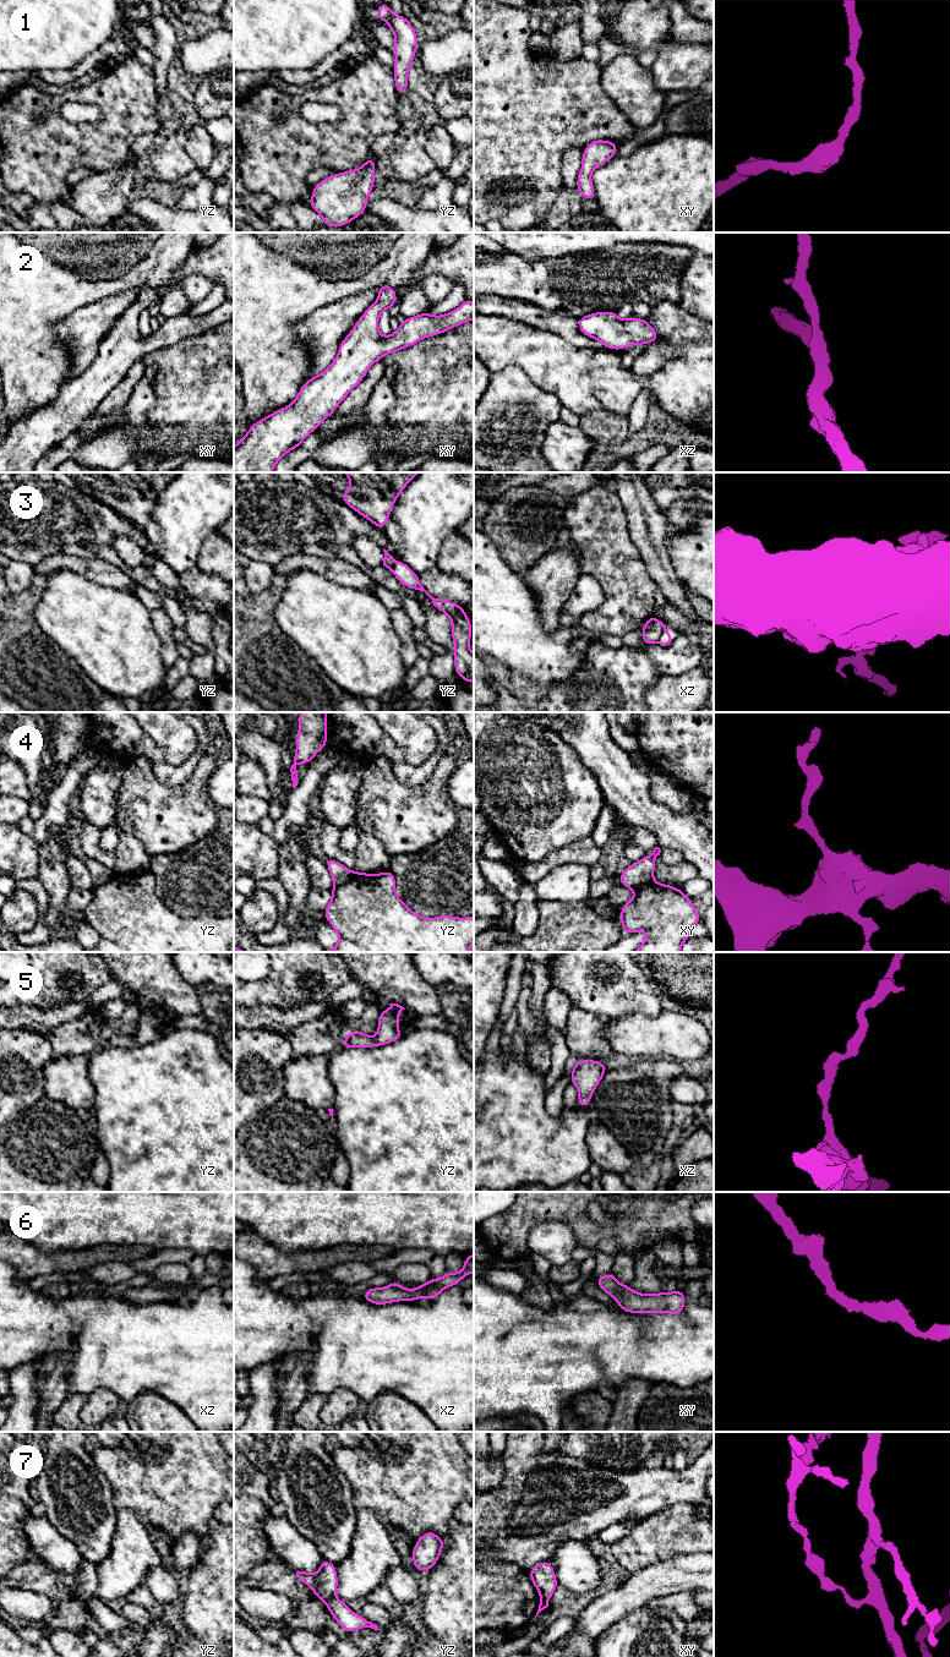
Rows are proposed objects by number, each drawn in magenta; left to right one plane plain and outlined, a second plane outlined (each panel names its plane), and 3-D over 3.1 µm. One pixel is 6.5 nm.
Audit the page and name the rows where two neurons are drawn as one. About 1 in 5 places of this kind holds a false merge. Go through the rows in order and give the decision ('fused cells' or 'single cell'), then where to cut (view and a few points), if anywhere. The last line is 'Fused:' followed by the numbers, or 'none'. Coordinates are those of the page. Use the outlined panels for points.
1: single cell; no cut
2: single cell; no cut
3: fused cells; cut in xz along (666, 628), (656, 641)
4: fused cells; cut in yz along (353, 873), (344, 882), (334, 887)
5: single cell; no cut
6: single cell; no cut
7: fused cells; cut in yz along (334, 1596), (326, 1603)
Fused: 3, 4, 7

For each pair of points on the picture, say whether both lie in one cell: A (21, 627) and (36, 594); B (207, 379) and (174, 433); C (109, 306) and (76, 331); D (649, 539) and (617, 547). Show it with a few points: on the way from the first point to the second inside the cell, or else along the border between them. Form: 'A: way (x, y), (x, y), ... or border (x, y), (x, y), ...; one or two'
A: way (21, 618), (21, 608), (27, 602); one
B: border (151, 425), (180, 426), (184, 431); two
C: way (100, 315), (85, 329); one
D: border (626, 514), (629, 537), (647, 568); two

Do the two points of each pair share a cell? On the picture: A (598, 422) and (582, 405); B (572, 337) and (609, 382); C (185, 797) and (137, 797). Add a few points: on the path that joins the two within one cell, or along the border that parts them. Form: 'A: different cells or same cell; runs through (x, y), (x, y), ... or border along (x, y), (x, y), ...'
A: different cells; border along (616, 413), (591, 410), (580, 416)
B: different cells; border along (555, 333), (574, 345), (604, 348)
C: same cell; runs through (173, 797), (149, 797)

